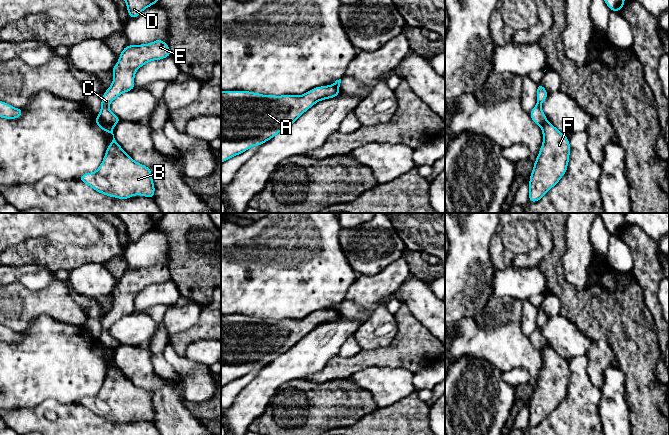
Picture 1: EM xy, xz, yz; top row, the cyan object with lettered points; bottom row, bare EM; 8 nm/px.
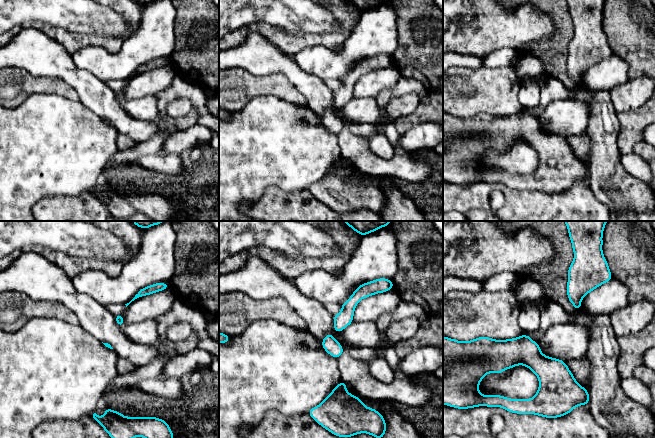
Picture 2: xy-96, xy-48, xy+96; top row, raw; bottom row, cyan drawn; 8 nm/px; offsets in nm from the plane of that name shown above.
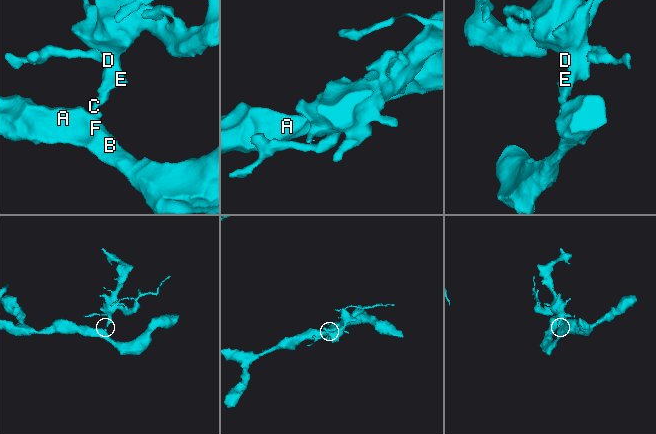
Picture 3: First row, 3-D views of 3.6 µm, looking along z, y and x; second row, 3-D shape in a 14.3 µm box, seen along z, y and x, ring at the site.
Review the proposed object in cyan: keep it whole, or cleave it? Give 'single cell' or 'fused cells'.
fused cells

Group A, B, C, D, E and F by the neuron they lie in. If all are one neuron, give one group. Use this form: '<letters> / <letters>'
A B F / C D E

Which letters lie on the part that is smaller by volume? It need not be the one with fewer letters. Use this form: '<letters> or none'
C, D, E

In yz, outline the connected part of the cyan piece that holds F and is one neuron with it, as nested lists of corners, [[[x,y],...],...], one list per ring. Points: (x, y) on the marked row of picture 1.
[[[550,122],[542,126],[543,143],[529,182],[529,202],[539,201],[566,173],[570,155],[570,143]]]

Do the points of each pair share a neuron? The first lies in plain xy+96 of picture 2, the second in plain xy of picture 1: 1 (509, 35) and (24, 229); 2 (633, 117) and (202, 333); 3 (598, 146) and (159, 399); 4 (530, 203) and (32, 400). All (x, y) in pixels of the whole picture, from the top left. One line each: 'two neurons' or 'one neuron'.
1: one neuron
2: one neuron
3: one neuron
4: two neurons

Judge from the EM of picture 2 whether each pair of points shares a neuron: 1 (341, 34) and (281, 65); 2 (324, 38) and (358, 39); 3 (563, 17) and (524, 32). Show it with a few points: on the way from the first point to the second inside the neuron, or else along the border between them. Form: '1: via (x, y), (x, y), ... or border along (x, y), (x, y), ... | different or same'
1: border along (272, 43), (292, 56) | different
2: border along (359, 19), (342, 45) | different
3: border along (538, 10), (546, 13), (555, 21) | different

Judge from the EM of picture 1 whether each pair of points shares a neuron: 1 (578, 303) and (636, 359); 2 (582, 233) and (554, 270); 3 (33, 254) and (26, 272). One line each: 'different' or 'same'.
1: same
2: different
3: different

